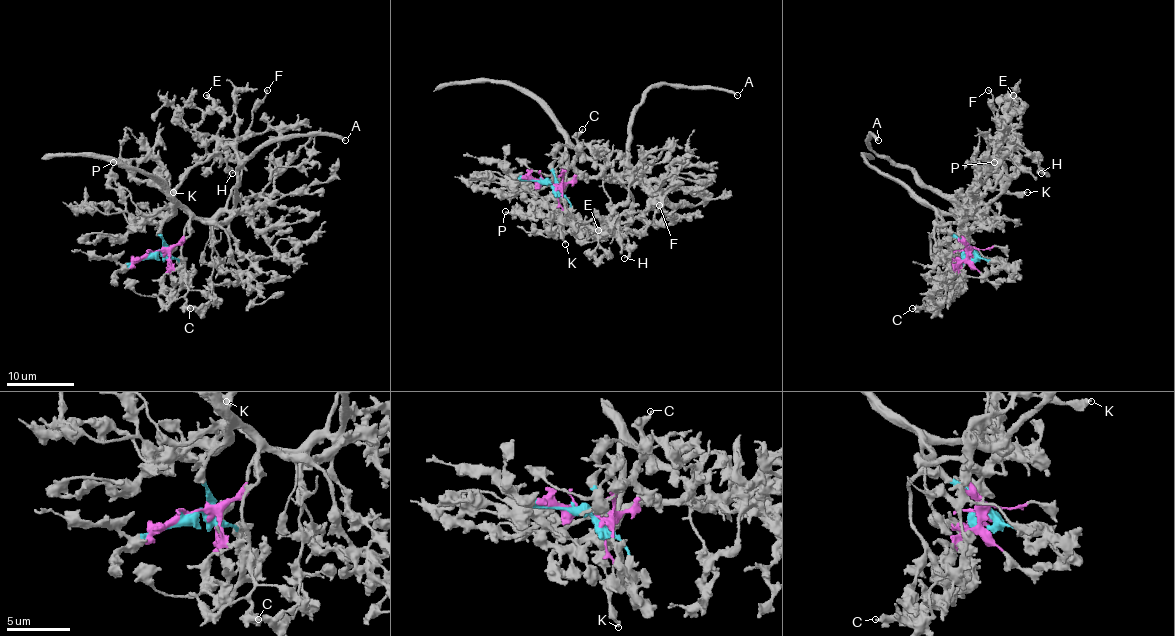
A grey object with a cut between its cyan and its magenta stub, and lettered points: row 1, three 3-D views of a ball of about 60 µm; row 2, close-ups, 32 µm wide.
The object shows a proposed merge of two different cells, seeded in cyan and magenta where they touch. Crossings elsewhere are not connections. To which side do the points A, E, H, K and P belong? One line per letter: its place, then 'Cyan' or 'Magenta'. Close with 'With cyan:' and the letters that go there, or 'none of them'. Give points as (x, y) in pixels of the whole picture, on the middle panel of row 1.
A: Place: (737, 95). Magenta
E: Place: (598, 230). Cyan
H: Place: (624, 258). Magenta
K: Place: (565, 244). Magenta
P: Place: (505, 211). Magenta
With cyan: E

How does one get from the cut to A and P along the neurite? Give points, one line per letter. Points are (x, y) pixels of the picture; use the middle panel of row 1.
A: (548, 182), (619, 177), (626, 167), (633, 112), (651, 88), (666, 85), (725, 88), (737, 95)
P: (548, 182), (565, 184), (582, 179), (572, 179), (555, 203), (525, 214), (505, 211)

